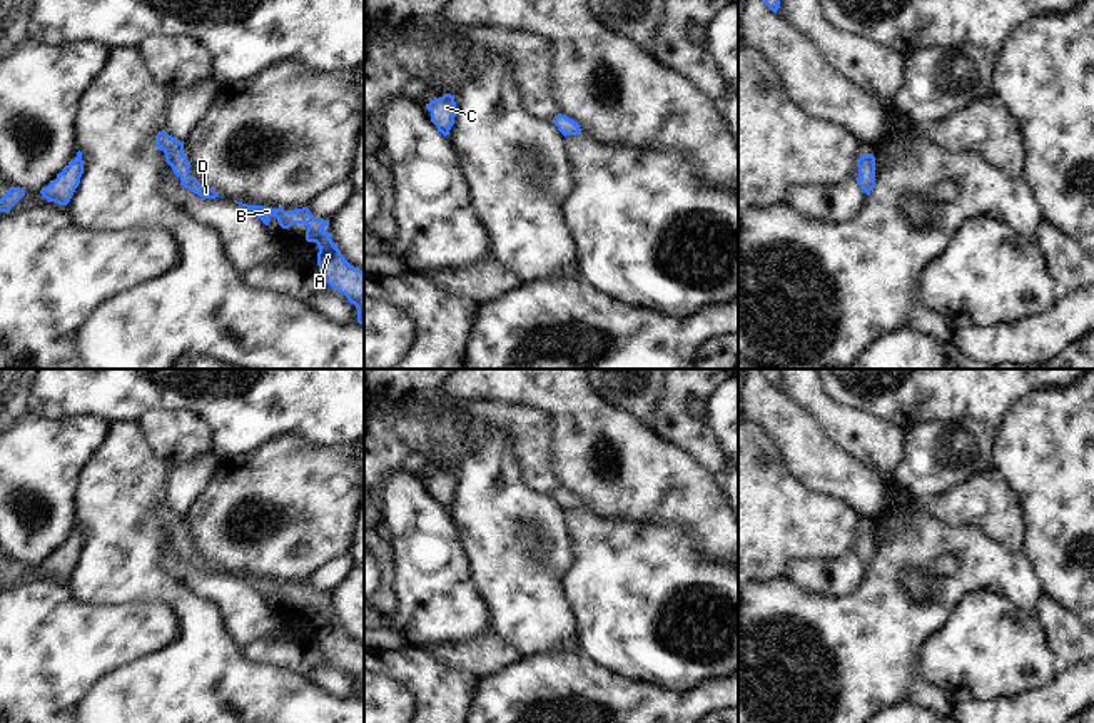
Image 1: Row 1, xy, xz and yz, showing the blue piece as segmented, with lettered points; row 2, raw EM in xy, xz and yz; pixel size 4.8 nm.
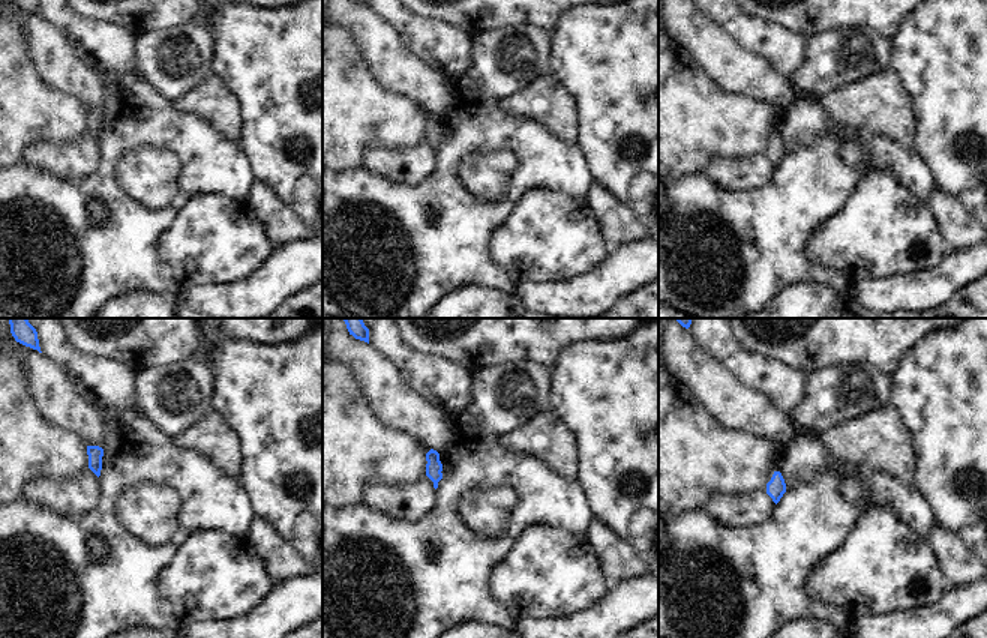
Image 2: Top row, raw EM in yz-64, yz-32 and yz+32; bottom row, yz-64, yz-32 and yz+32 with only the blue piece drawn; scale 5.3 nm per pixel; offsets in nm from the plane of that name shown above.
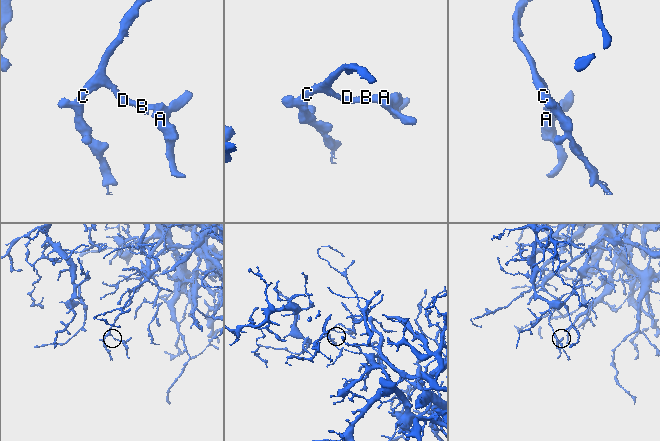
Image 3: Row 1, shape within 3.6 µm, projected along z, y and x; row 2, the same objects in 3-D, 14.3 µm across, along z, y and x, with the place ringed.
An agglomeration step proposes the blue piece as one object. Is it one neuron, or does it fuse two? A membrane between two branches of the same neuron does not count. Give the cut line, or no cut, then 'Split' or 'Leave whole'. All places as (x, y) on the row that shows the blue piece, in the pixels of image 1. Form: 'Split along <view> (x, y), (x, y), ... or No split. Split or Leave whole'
No split. Leave whole

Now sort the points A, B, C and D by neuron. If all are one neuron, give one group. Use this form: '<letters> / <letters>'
A B C D

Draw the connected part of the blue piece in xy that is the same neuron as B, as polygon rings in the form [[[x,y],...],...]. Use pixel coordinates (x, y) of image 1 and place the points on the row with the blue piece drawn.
[[[234,202],[249,207],[266,225],[269,225],[271,215],[277,219],[282,229],[289,229],[292,224],[306,224],[306,240],[316,242],[319,247],[317,265],[321,276],[332,289],[344,294],[347,301],[356,306],[357,322],[364,326],[364,270],[351,265],[334,245],[329,232],[324,229],[329,225],[329,220],[311,215],[307,207],[284,210]]]

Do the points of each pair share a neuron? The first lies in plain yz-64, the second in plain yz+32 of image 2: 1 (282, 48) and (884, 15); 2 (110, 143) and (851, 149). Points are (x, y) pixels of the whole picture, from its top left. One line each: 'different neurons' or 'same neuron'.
1: different neurons
2: different neurons

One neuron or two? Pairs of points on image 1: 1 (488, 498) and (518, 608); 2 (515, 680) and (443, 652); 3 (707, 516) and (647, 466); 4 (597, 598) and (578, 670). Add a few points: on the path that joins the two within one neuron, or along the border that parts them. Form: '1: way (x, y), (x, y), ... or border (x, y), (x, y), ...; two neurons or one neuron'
1: way (488, 525), (490, 540), (500, 565), (515, 581); one neuron
2: border (523, 657), (478, 680); two neurons
3: way (693, 500), (682, 486), (663, 483); one neuron
4: border (580, 652), (617, 673); two neurons

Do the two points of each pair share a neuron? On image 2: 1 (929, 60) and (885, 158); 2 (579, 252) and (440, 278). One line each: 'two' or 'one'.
1: two
2: two

